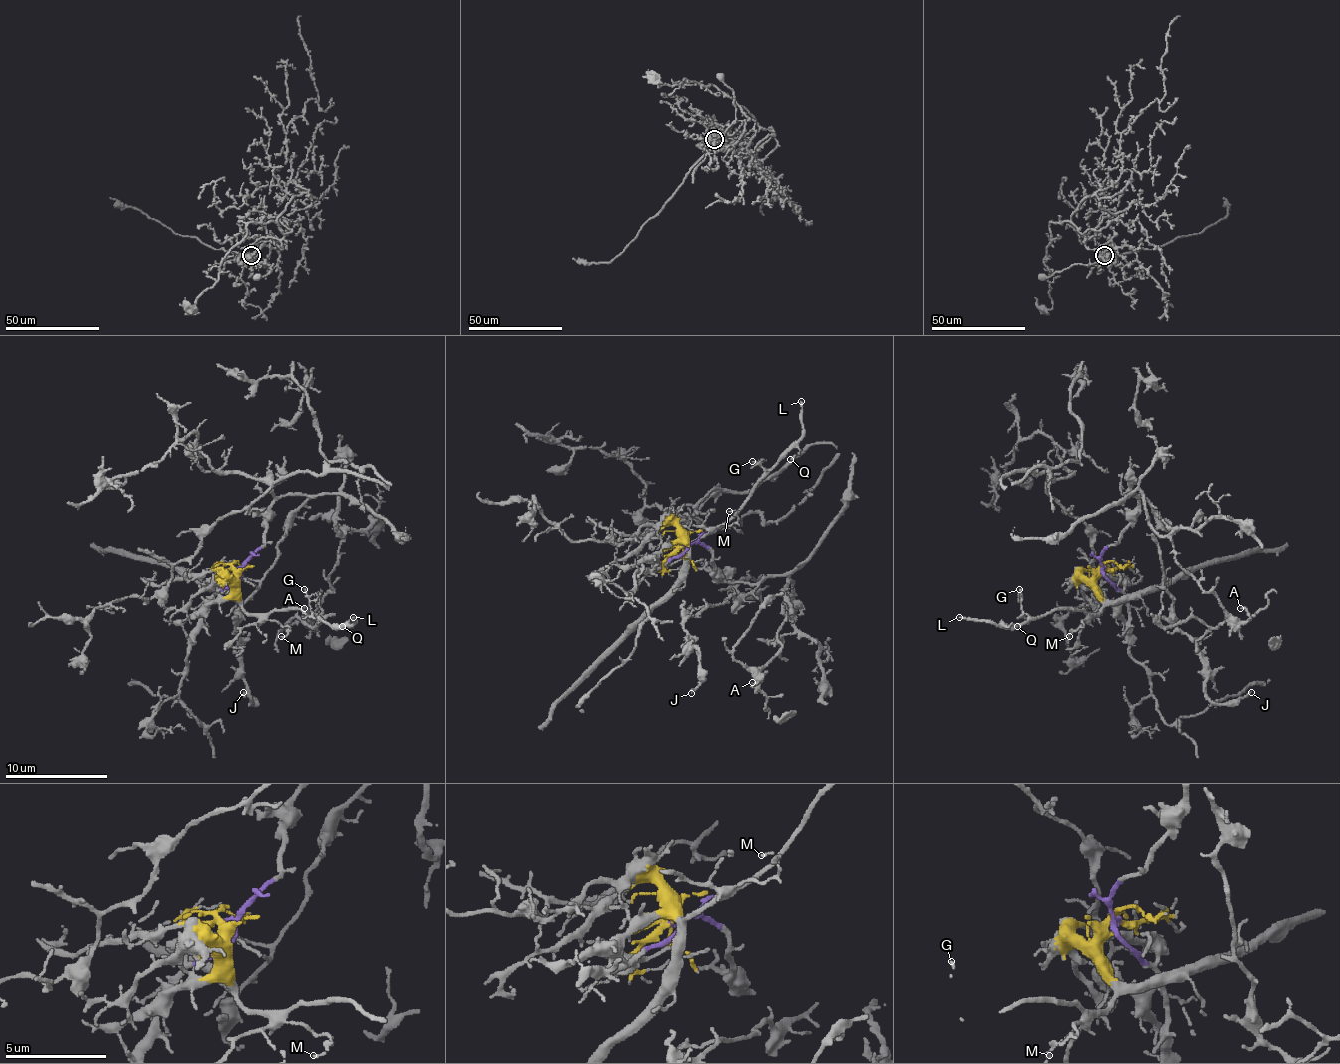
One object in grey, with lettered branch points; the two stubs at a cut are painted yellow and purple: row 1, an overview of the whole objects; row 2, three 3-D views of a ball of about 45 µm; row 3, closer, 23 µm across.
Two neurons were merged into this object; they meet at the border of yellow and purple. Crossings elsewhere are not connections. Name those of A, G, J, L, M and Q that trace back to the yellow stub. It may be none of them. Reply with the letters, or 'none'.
G, L, M, Q

